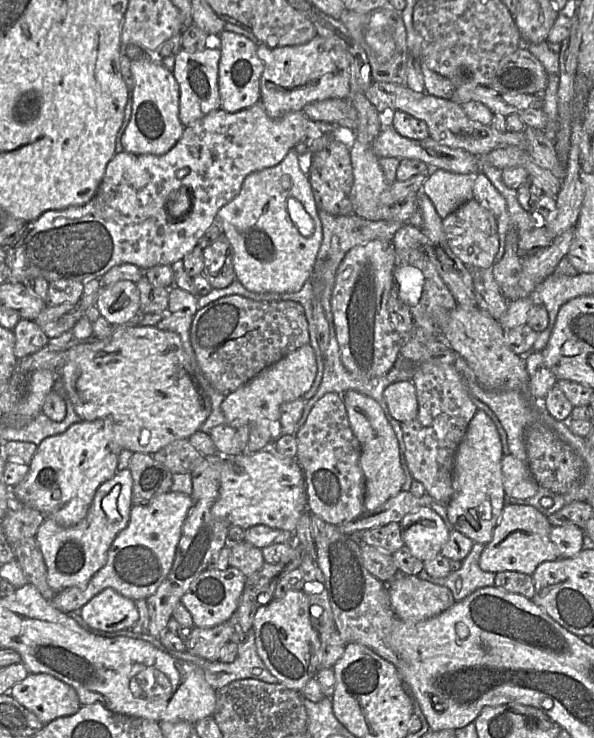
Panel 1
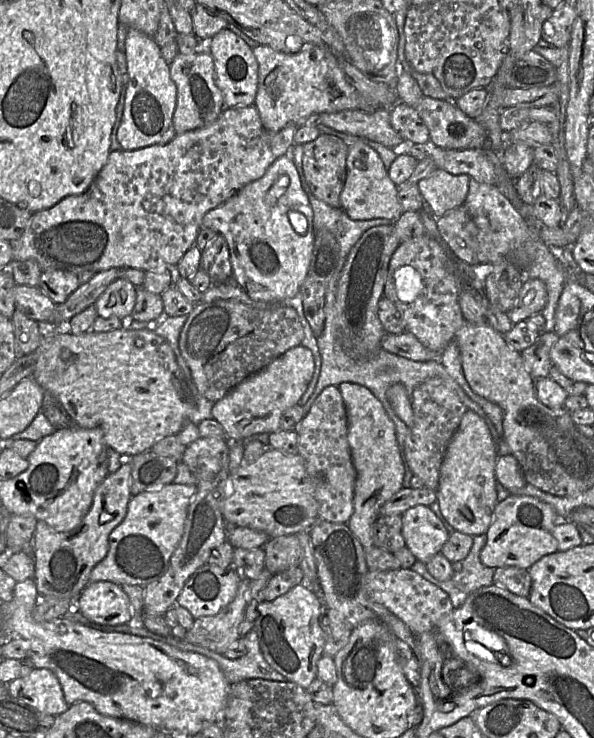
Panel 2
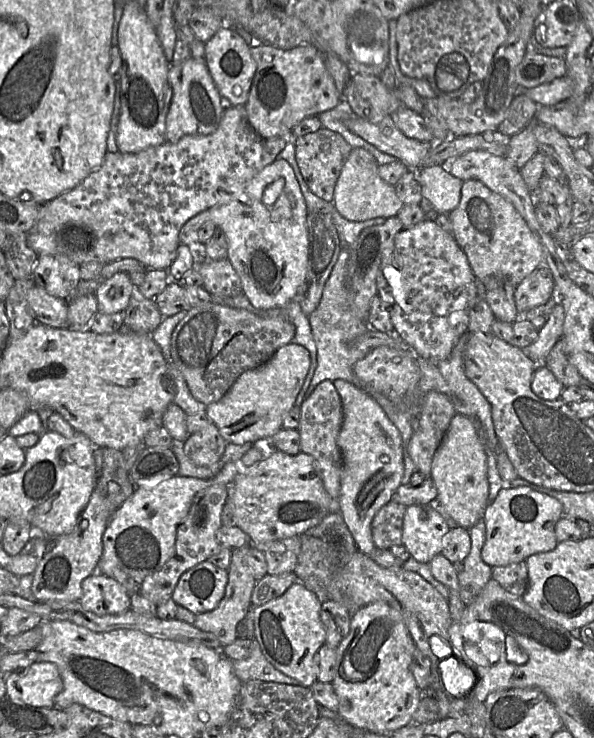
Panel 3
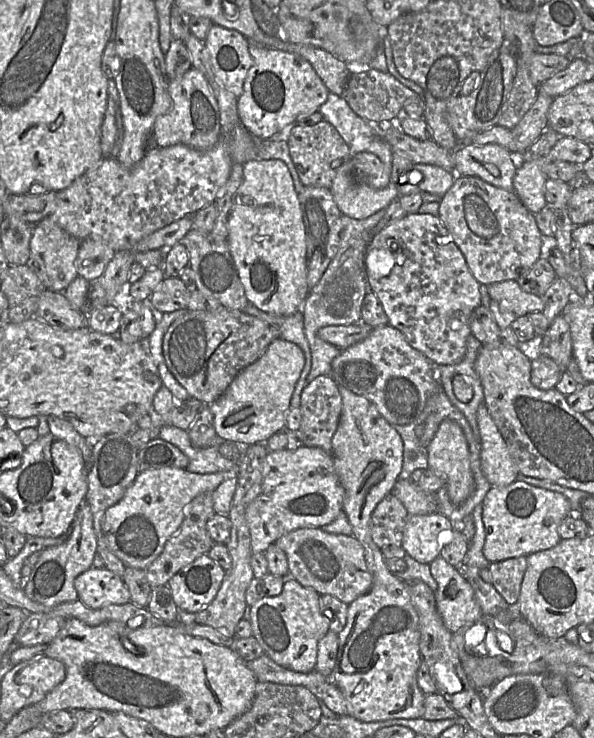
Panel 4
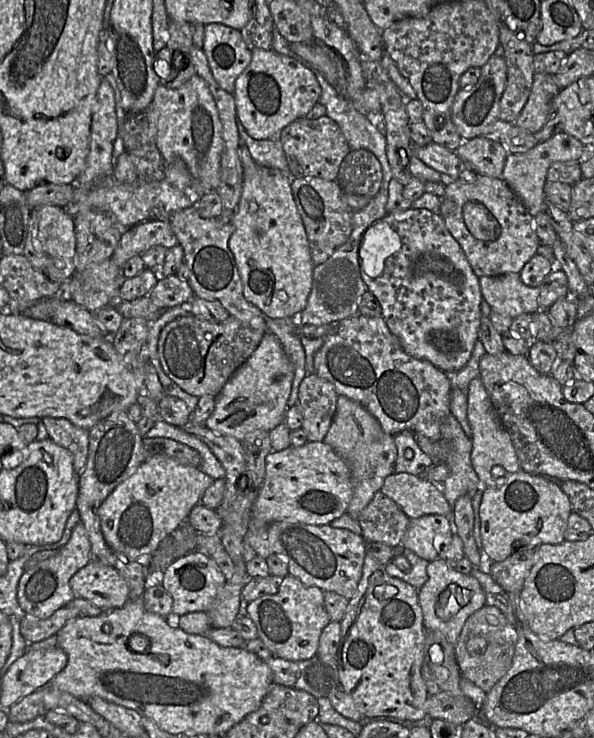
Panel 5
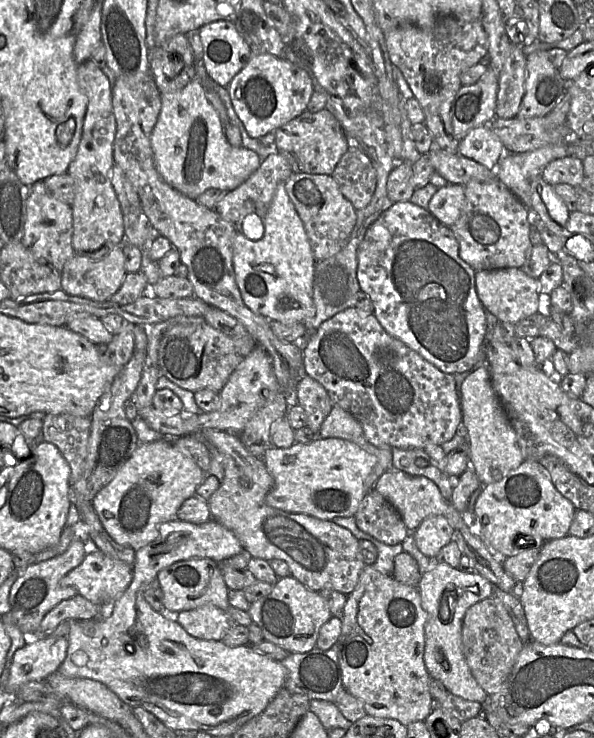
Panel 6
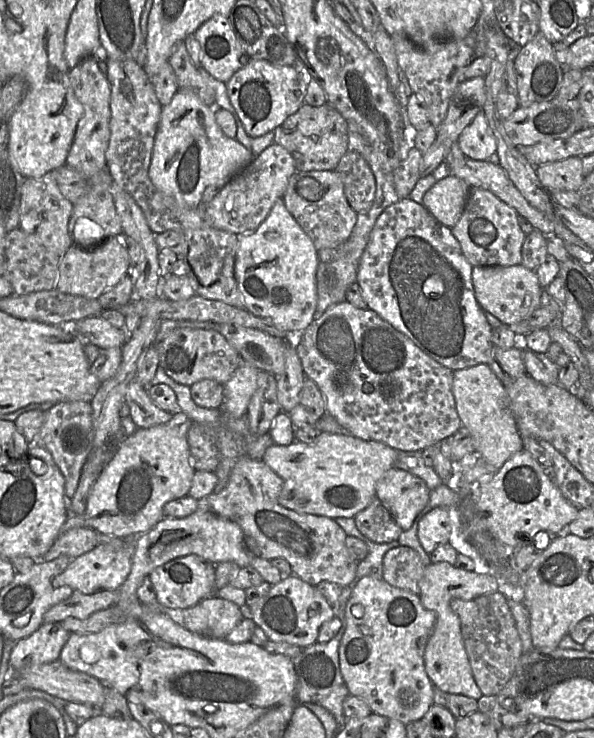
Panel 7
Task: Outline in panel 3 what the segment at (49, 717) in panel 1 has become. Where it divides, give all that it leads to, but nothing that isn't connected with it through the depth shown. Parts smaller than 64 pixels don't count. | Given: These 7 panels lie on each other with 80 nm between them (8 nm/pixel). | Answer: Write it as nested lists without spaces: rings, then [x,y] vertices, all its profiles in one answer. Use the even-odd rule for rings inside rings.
[[[35,661],[23,671],[5,676],[6,698],[16,704],[53,708],[55,697],[63,689],[63,680],[52,662]]]

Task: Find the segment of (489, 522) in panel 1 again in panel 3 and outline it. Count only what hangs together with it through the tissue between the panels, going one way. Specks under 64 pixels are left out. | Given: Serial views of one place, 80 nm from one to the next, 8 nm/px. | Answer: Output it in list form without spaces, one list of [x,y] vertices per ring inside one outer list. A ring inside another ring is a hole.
[[[456,414],[452,418],[434,454],[430,478],[438,491],[437,499],[457,526],[470,530],[483,519],[483,514],[489,504],[487,455],[470,418],[462,414]]]

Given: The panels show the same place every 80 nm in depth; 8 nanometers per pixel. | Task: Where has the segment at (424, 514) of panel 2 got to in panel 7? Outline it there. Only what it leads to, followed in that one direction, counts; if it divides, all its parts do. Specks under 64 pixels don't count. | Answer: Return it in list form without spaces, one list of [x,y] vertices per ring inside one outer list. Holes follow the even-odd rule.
[[[435,507],[420,519],[417,536],[423,549],[431,554],[439,545],[449,542],[451,532],[449,509]]]

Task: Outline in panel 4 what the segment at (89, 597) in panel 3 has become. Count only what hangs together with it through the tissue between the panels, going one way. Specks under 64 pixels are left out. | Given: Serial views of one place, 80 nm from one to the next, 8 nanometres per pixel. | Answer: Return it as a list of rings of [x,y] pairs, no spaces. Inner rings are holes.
[[[89,568],[74,580],[74,586],[78,598],[93,609],[131,601],[129,589],[122,577],[106,568]]]

